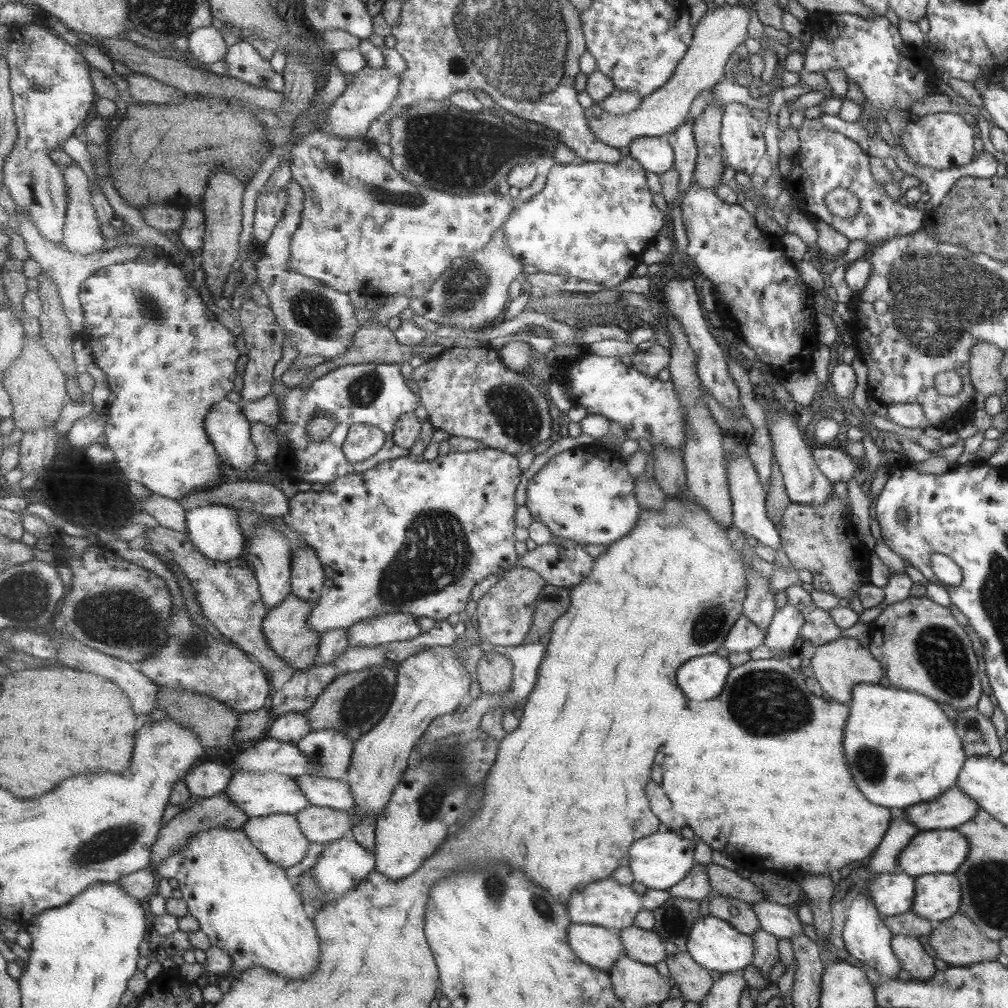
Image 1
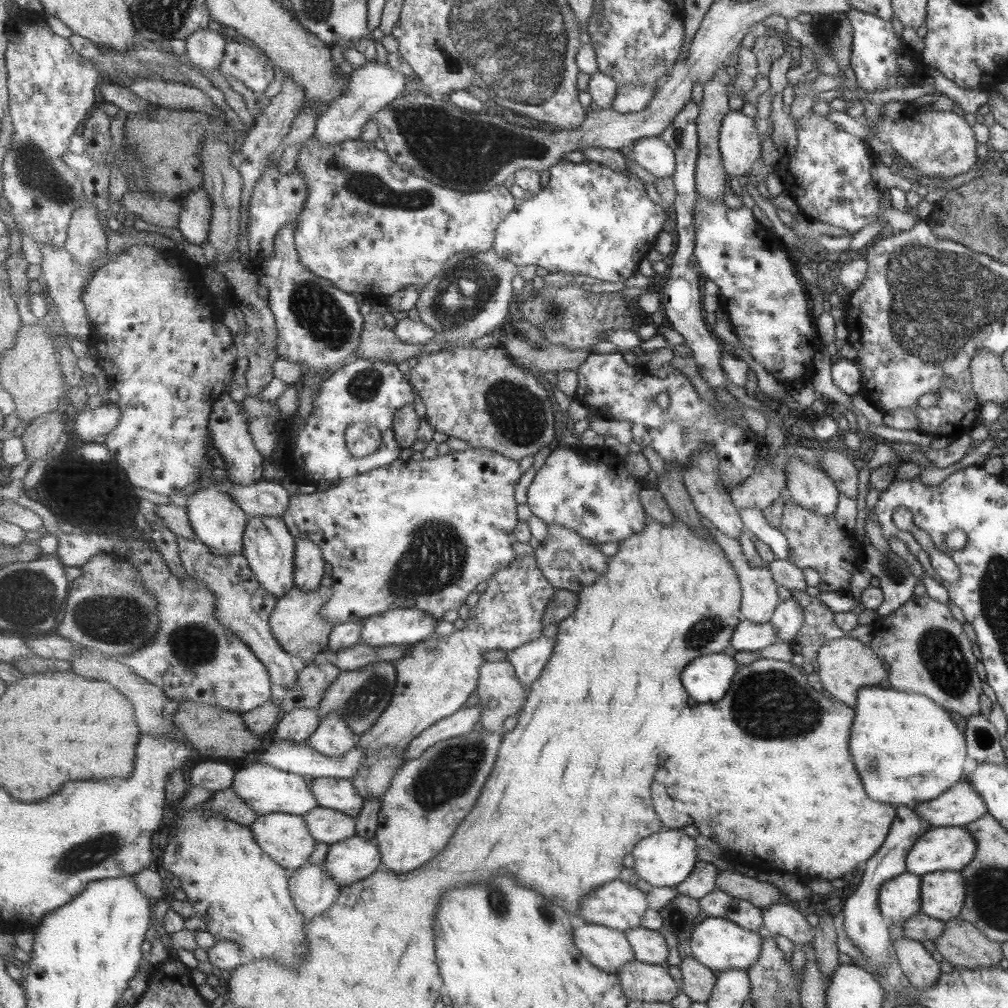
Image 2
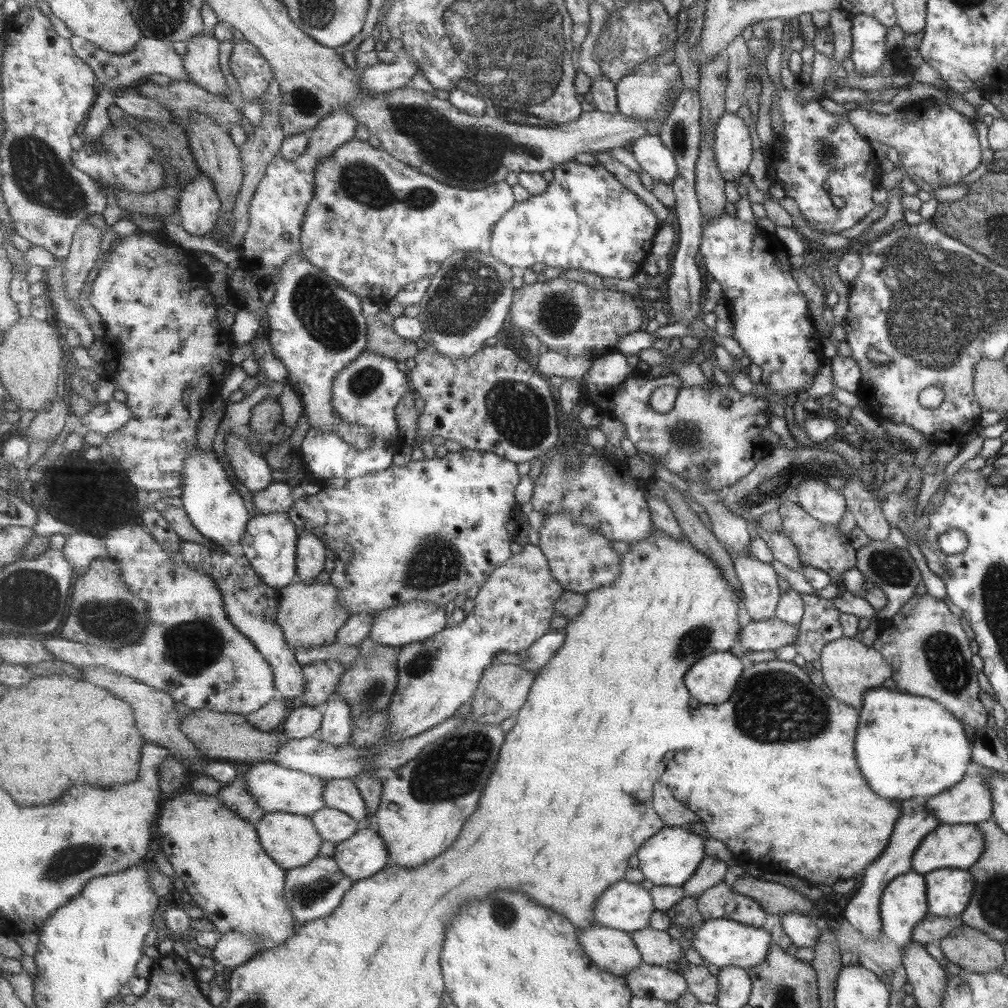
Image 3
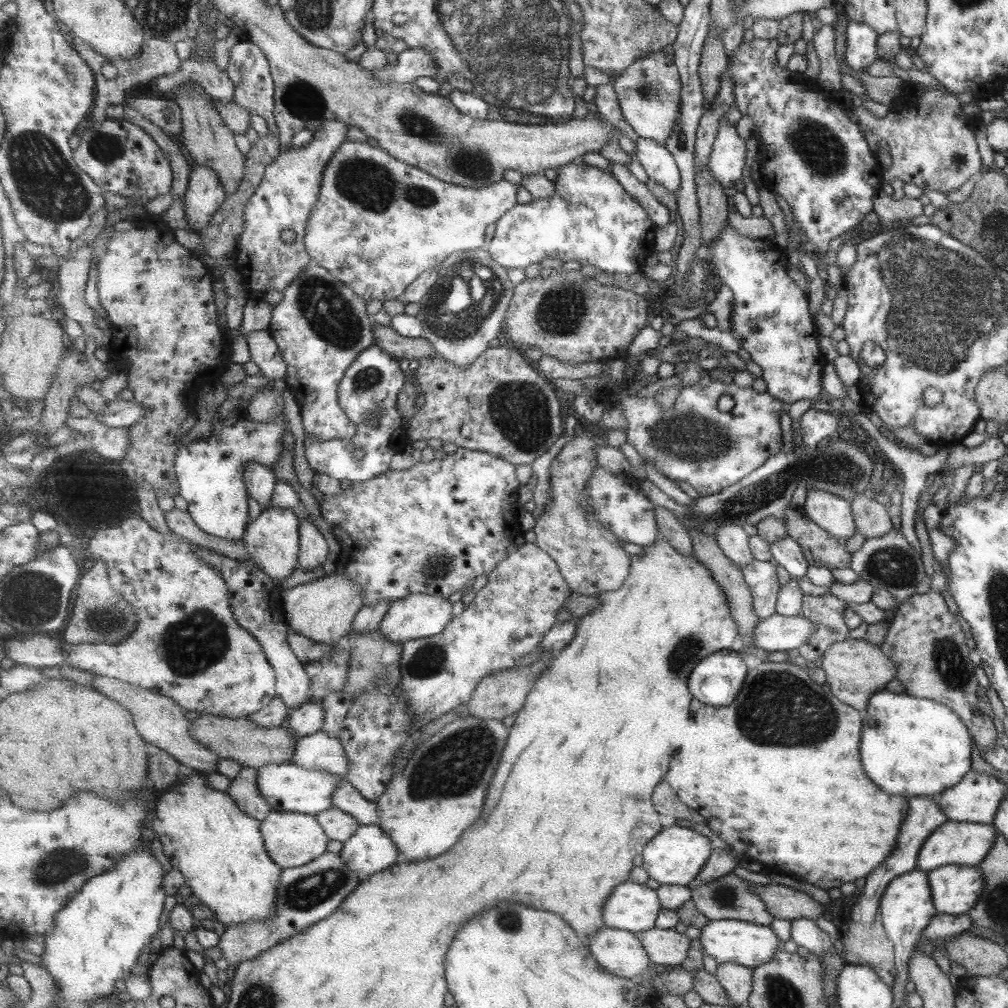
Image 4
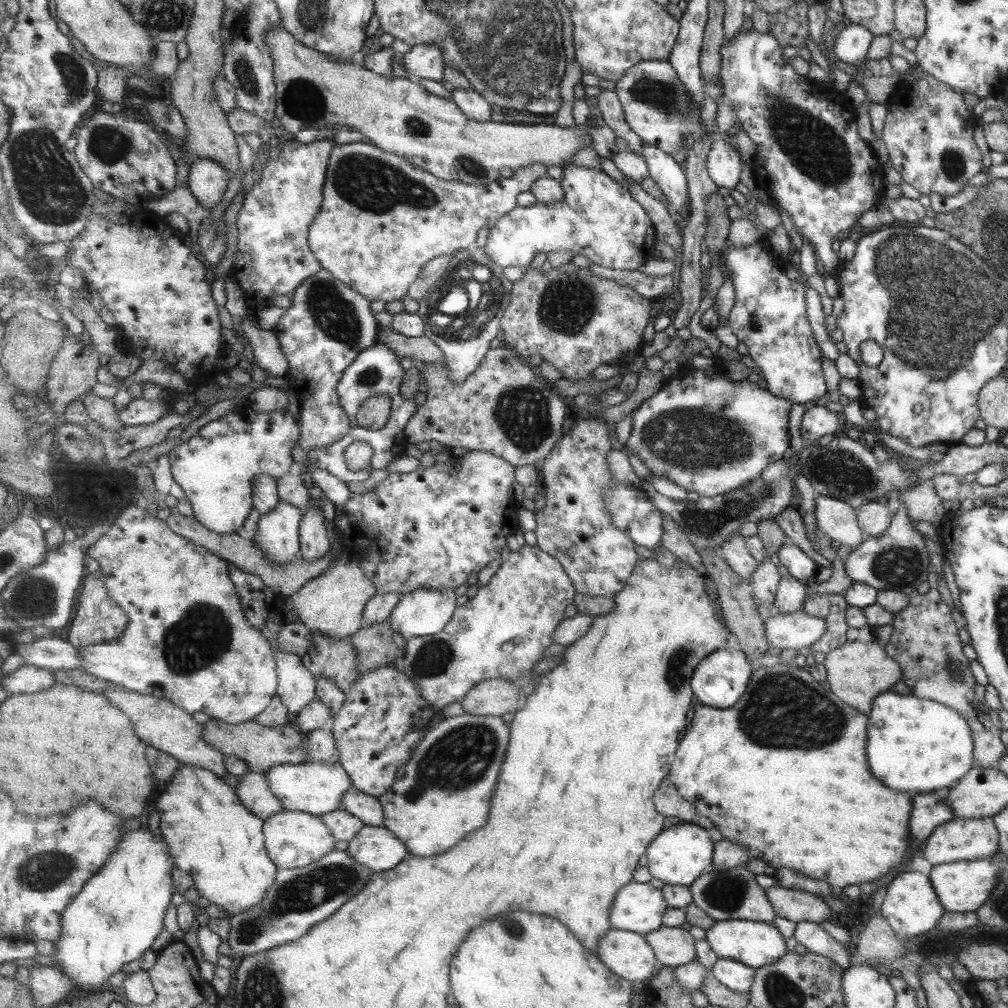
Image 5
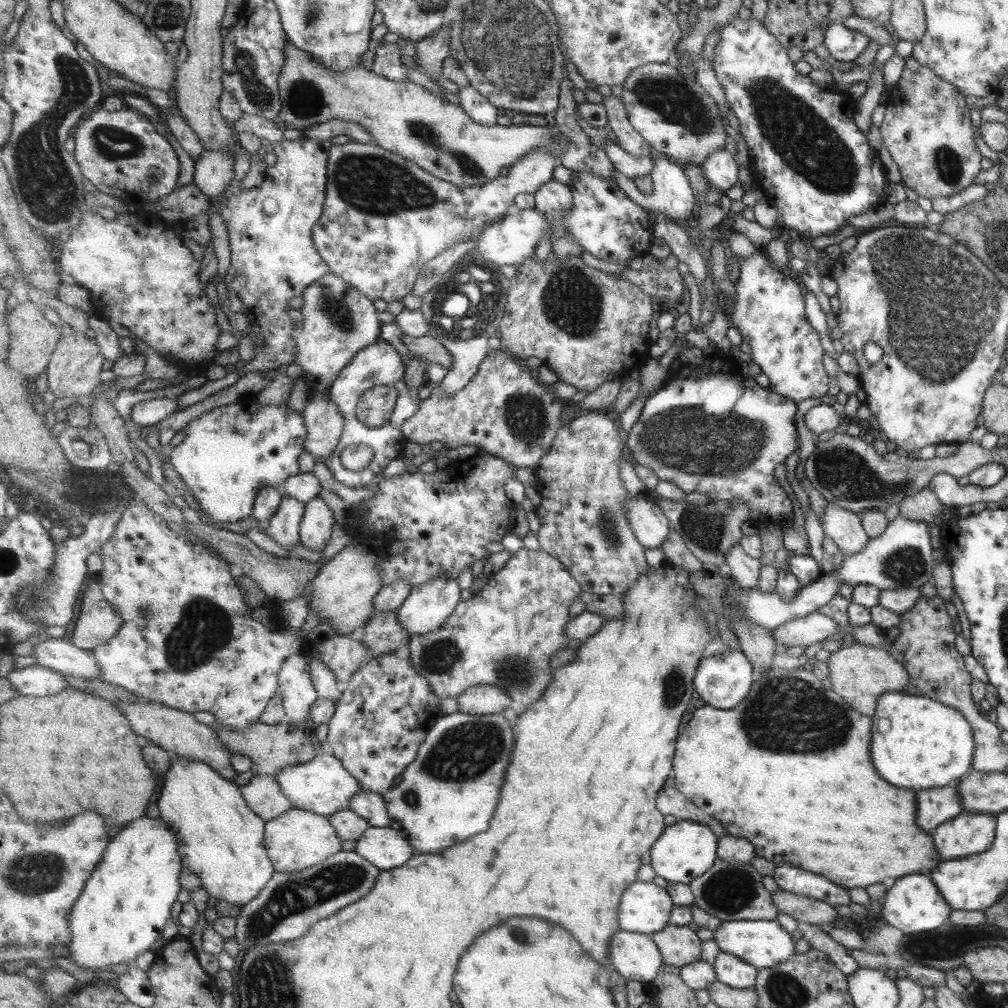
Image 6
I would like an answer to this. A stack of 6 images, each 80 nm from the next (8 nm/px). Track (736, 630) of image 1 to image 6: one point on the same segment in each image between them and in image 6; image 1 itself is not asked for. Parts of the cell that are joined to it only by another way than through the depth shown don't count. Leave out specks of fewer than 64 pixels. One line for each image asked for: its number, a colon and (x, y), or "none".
2: (748, 637)
3: (756, 636)
4: (775, 633)
5: (797, 630)
6: (813, 627)

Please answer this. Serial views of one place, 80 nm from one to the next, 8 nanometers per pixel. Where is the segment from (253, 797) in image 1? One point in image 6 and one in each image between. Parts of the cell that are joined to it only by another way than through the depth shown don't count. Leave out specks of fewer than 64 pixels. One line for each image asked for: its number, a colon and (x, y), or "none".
2: (268, 790)
3: (277, 789)
4: (287, 787)
5: (317, 788)
6: (324, 786)

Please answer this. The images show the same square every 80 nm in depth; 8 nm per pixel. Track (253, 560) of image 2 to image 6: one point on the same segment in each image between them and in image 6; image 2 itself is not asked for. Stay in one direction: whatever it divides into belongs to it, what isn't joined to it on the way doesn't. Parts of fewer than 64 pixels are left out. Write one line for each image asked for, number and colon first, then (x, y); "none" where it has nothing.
3: (271, 540)
4: (273, 539)
5: (277, 534)
6: (284, 528)

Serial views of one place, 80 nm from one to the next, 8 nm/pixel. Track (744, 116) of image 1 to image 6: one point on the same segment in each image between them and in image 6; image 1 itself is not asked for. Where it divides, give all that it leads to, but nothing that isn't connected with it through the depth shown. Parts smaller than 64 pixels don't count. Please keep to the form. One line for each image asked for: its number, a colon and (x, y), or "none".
2: (739, 142)
3: (732, 148)
4: (726, 160)
5: (723, 167)
6: (719, 168)

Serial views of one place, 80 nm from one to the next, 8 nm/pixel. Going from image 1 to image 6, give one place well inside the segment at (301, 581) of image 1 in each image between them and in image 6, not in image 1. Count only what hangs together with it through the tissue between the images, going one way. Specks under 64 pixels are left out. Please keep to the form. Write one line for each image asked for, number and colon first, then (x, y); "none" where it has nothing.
2: (310, 563)
3: (312, 553)
4: (314, 551)
5: (314, 541)
6: (316, 529)

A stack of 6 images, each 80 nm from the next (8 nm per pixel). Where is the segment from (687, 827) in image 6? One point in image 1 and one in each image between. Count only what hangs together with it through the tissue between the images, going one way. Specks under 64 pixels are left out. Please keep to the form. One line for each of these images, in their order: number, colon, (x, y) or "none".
1: (658, 861)
2: (663, 859)
3: (669, 857)
4: (675, 856)
5: (677, 855)

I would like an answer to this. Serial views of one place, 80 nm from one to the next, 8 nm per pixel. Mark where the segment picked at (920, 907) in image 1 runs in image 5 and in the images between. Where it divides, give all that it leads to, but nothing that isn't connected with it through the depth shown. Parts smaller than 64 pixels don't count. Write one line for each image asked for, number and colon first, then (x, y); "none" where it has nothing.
2: (942, 894)
3: (947, 890)
4: (955, 889)
5: (962, 887)

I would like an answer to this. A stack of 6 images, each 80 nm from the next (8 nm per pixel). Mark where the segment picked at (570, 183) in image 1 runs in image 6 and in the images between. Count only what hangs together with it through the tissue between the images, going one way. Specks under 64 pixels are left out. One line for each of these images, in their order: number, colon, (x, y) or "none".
2: (590, 220)
3: (588, 220)
4: (592, 220)
5: (600, 219)
6: (604, 221)

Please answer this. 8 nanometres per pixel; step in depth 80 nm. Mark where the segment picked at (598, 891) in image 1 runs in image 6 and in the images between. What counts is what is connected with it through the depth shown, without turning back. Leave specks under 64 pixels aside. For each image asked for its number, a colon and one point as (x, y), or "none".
2: (619, 905)
3: (626, 906)
4: (633, 906)
5: (639, 907)
6: (645, 908)

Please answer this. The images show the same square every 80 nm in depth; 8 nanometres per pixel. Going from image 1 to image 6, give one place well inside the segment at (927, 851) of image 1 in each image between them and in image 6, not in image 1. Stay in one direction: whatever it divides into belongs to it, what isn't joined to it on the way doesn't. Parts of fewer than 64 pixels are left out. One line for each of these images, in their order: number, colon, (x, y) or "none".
2: (946, 848)
3: (958, 846)
4: (954, 843)
5: (962, 839)
6: (967, 834)

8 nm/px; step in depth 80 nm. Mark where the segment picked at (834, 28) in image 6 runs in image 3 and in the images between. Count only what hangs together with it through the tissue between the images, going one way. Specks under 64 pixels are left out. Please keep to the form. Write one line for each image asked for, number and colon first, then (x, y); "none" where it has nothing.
3: (868, 53)
4: (862, 39)
5: (850, 46)

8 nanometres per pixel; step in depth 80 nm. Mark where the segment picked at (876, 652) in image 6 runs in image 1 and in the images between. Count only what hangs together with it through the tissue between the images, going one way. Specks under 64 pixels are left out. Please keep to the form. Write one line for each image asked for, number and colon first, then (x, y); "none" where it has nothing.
1: (838, 666)
2: (844, 666)
3: (849, 669)
4: (854, 670)
5: (857, 673)

